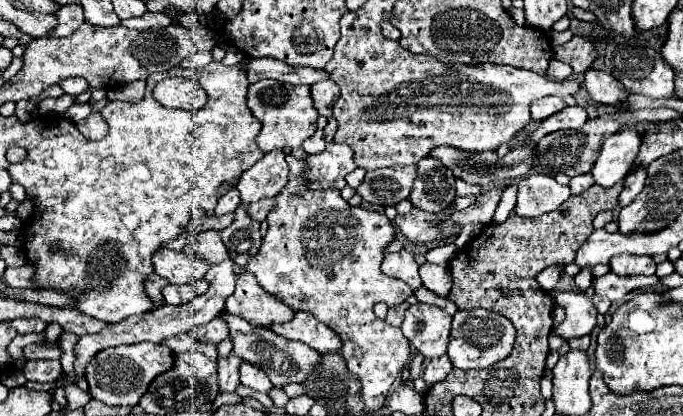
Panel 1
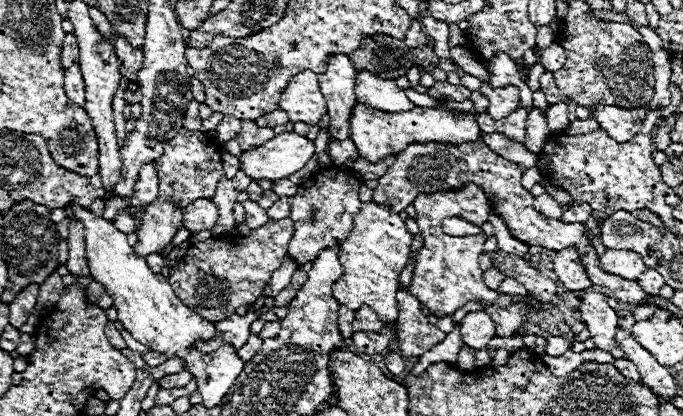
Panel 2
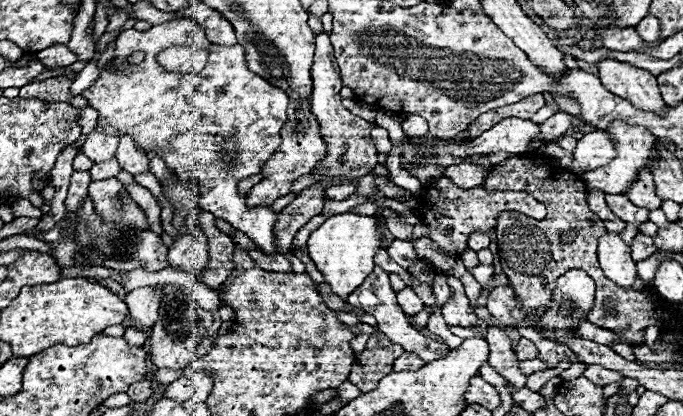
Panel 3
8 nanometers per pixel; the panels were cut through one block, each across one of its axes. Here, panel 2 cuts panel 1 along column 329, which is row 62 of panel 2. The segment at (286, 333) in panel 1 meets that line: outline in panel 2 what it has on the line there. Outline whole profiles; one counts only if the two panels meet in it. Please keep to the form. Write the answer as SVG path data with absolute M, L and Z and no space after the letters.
M346 54L330 56L326 72L318 74L320 90L326 98L326 110L330 116L328 130L334 140L346 140L350 136L348 120L356 102L354 74L356 70Z

